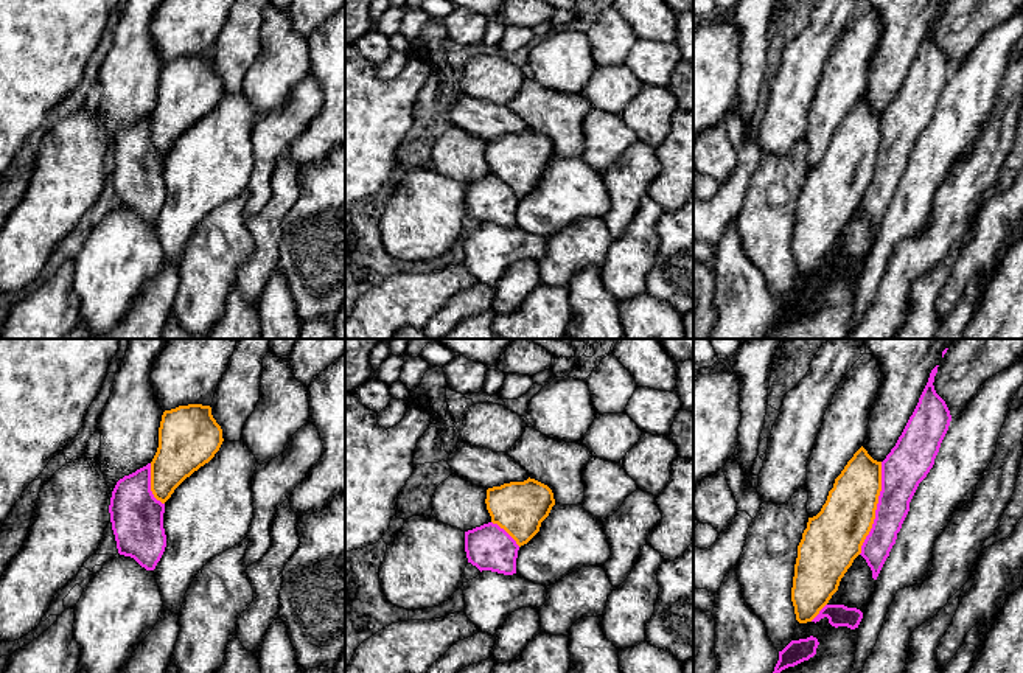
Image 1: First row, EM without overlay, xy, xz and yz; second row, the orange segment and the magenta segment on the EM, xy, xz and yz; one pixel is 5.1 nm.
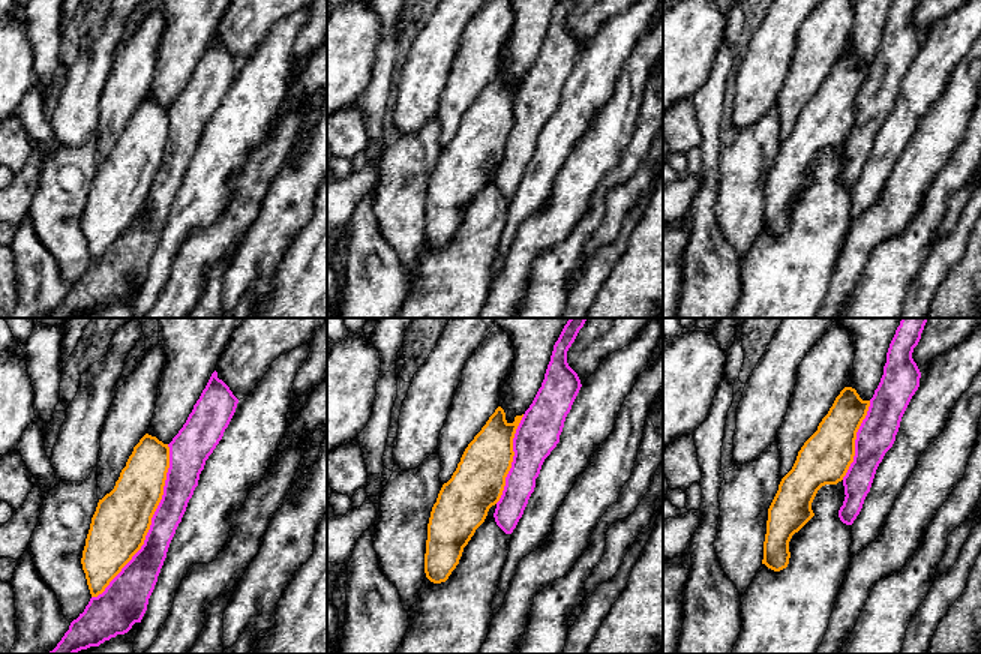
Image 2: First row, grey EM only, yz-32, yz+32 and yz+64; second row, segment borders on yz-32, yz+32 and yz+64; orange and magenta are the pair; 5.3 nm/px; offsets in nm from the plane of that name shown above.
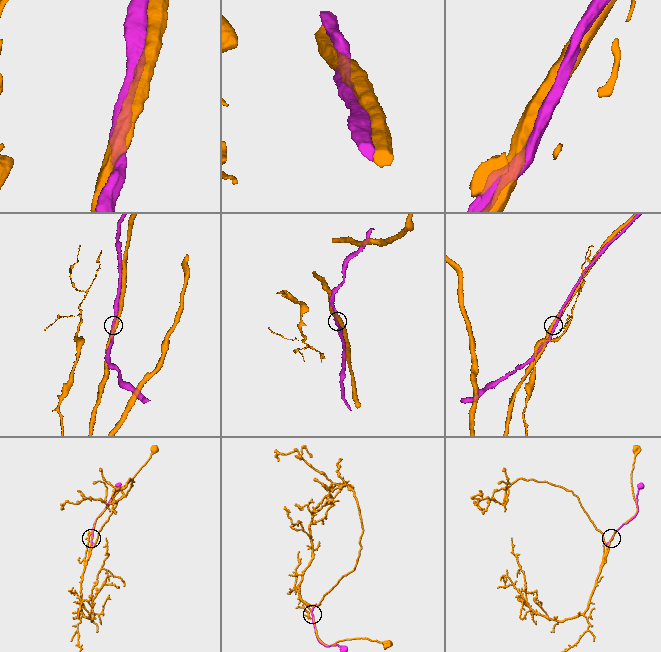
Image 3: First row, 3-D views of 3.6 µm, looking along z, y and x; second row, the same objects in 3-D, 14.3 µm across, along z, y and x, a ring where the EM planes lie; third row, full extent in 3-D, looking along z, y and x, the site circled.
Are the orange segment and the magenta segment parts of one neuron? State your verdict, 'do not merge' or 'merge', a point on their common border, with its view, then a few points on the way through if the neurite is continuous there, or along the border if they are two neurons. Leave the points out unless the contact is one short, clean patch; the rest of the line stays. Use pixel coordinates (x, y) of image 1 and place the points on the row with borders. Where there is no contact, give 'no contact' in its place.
do not merge; meets orange in yz at (876, 509)

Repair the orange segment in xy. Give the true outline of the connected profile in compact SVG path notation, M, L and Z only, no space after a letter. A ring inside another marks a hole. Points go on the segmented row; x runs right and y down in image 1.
M188 404L165 410L159 448L151 462L154 497L165 504L187 477L215 457L222 441L222 429L210 406Z

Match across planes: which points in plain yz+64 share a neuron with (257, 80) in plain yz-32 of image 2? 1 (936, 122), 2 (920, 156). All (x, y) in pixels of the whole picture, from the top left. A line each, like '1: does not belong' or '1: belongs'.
1: does not belong
2: does not belong

